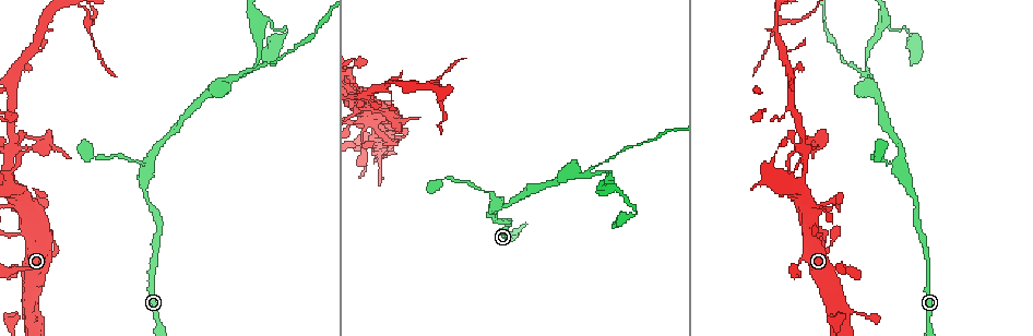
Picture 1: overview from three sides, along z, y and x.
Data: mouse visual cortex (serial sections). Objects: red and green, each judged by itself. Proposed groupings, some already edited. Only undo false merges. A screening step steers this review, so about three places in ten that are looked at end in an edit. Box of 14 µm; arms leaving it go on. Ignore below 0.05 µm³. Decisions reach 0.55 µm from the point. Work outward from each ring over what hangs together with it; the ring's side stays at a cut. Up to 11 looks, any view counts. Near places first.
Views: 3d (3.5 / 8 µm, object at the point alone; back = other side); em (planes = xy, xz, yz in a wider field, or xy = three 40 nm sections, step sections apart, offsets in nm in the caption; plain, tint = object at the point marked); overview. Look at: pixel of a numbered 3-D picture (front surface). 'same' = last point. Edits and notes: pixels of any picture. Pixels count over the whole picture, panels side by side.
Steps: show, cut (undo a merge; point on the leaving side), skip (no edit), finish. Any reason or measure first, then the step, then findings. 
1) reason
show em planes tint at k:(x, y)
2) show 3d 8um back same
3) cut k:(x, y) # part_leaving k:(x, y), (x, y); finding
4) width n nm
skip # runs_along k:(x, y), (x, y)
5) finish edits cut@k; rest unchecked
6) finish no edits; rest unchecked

sudden change in width
show 3d 3.5um back at 1:(17, 264)

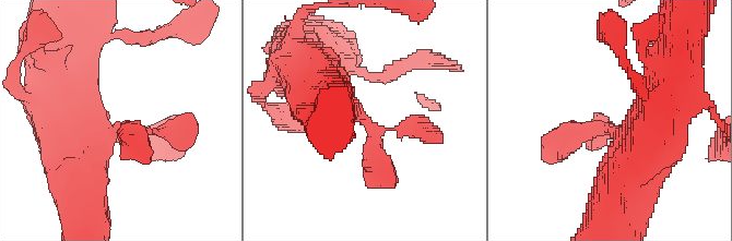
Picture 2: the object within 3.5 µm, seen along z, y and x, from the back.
show em xy step 5 tint at 2:(376, 130)

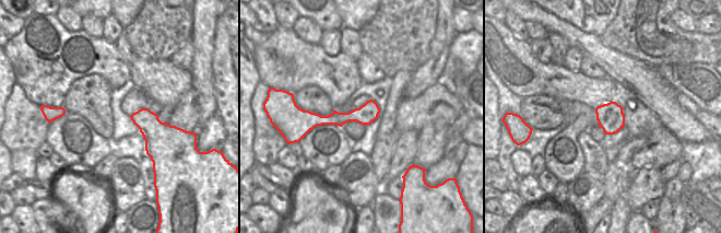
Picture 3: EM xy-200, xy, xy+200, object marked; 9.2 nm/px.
skip # runs_along 2:(320, 79), (374, 129), (394, 184); one cell here

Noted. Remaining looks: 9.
three arms meet
show 3d 3.5um at 1:(148, 164)

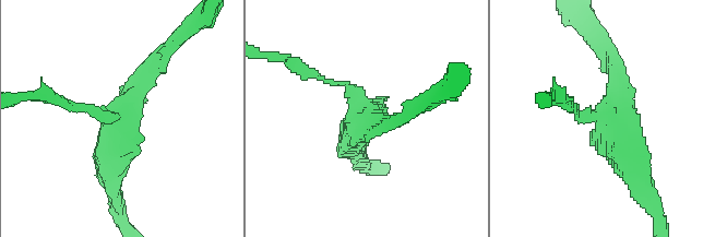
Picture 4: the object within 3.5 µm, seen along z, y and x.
arms 3; arm_widths 100, 200, 350 nm
show em planes tint at 4:(121, 118)

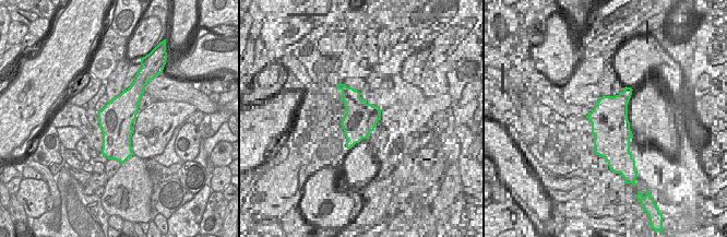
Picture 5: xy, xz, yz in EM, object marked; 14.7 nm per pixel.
skip # runs_along 4:(110, 180), (114, 123), (161, 56); continuous, no second cell

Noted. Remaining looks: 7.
two arms in line, one across
show 3d 3.5um at 1:(586, 177)

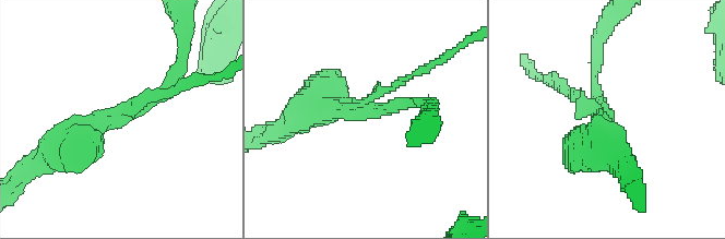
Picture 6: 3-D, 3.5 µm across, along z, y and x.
arm_widths 100, 200, 400 nm
cut 6:(402, 82) # part_leaving 6:(372, 98), (426, 70), (459, 45); two cells meet here

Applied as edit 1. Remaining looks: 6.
redraw
show overview

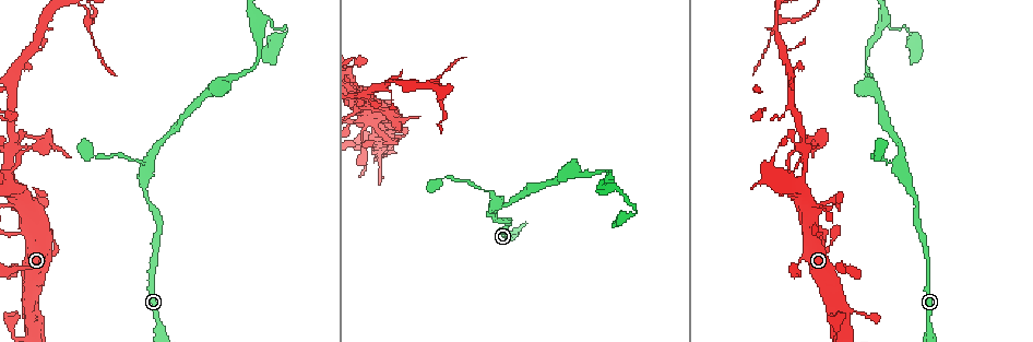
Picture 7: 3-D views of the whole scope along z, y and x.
show 3d 3.5um at 7:(371, 121)

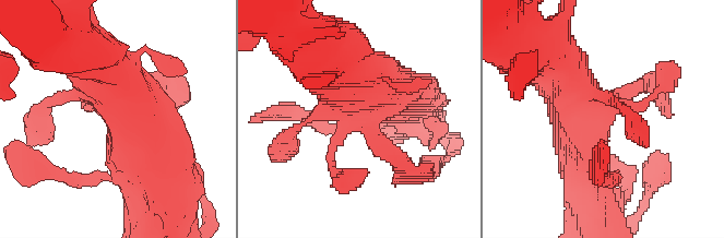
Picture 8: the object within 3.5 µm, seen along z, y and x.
need the tissue
show em xy step 2 tint at 8:(599, 105)

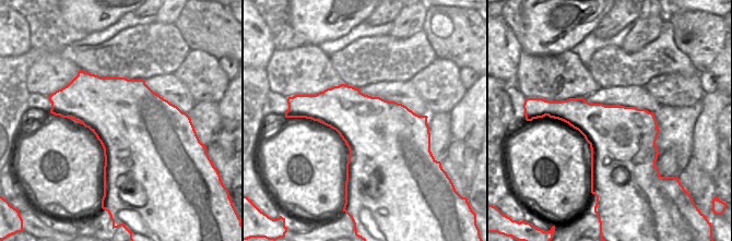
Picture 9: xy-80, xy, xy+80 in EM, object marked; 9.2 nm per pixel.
show em xy step 1 tint same

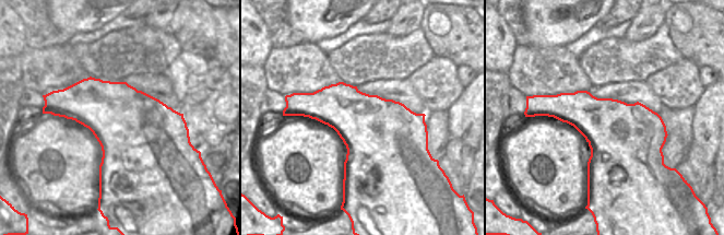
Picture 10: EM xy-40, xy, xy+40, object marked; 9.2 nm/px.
width 700 nm
skip # runs_along 8:(150, 137), (122, 83), (66, 30); one cell here

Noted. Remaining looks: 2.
finish edits cut@6; rest unchecked

